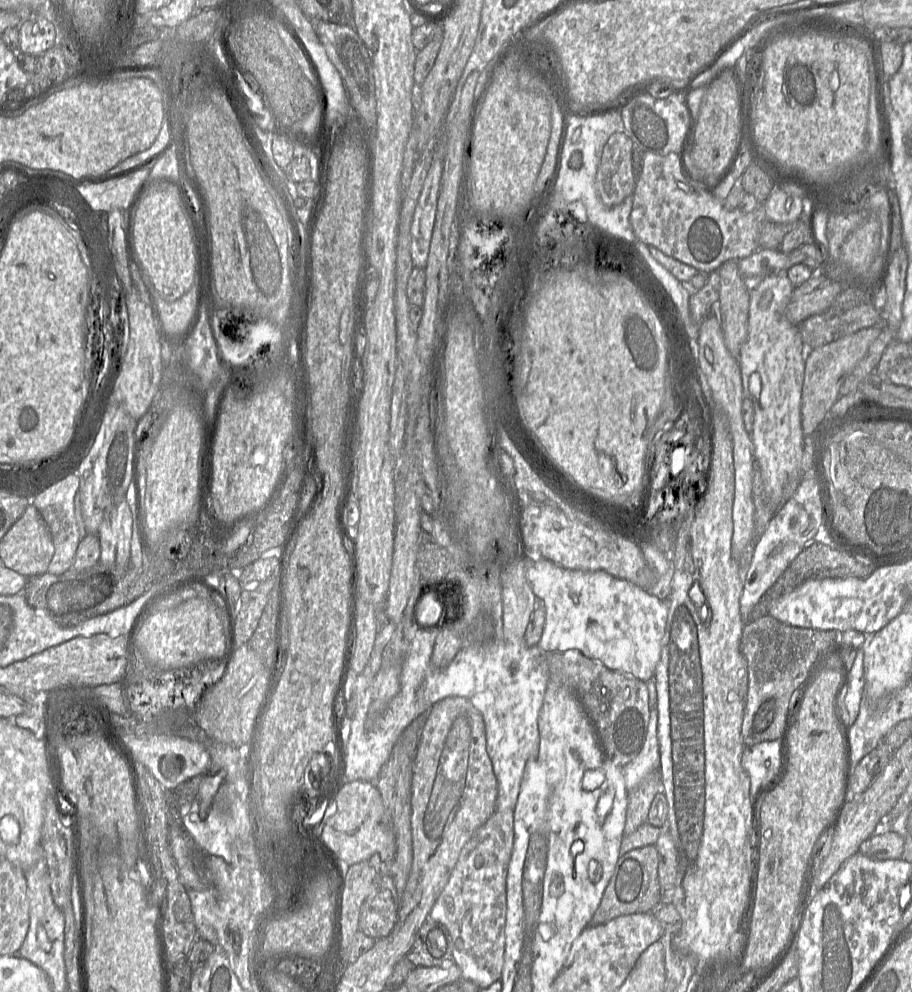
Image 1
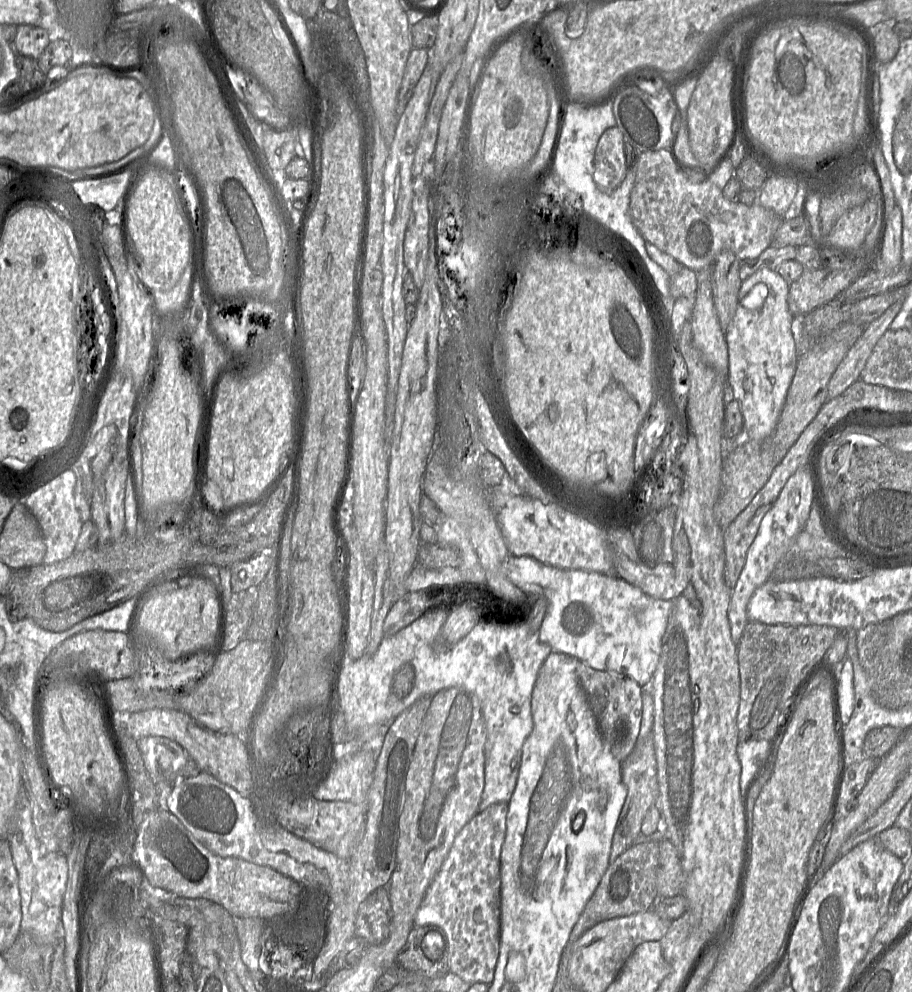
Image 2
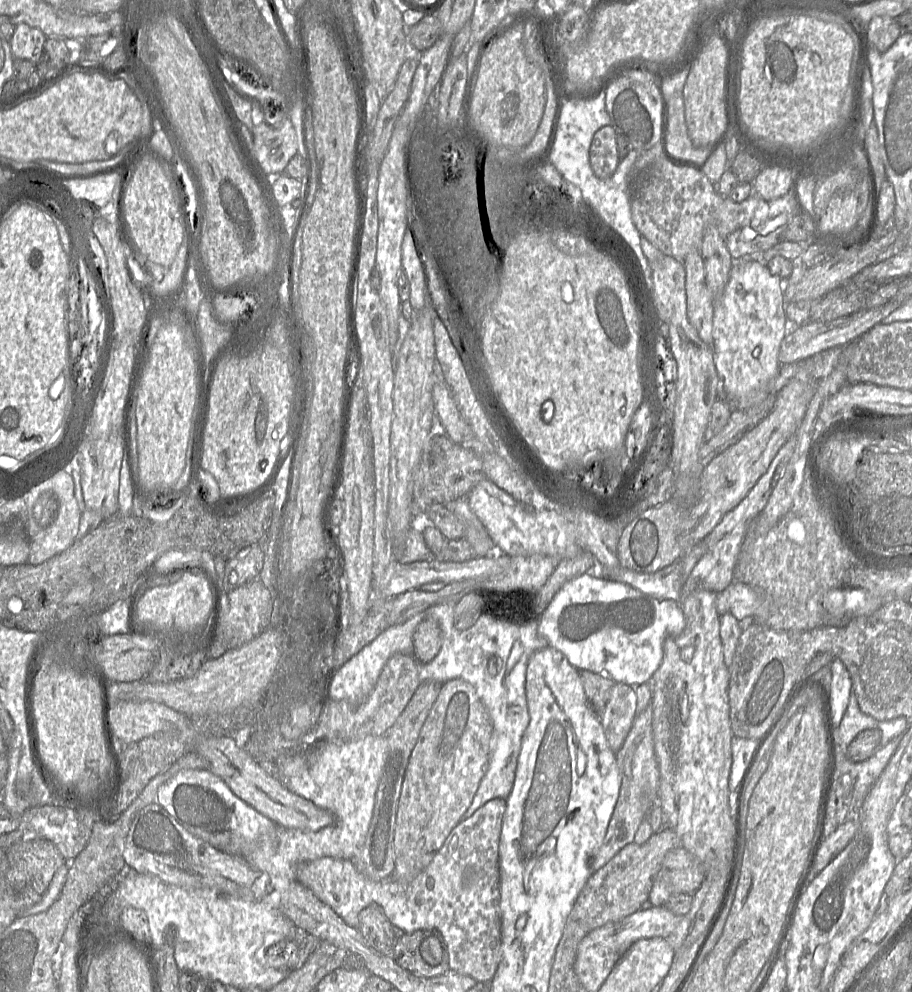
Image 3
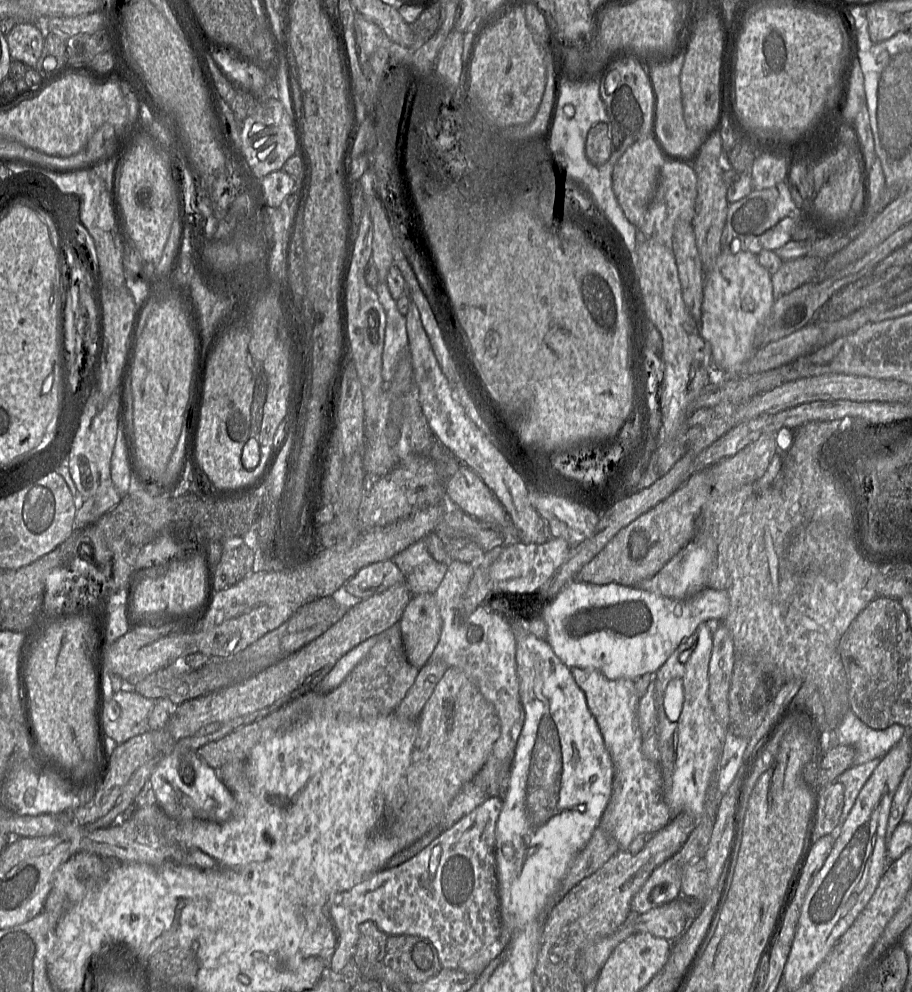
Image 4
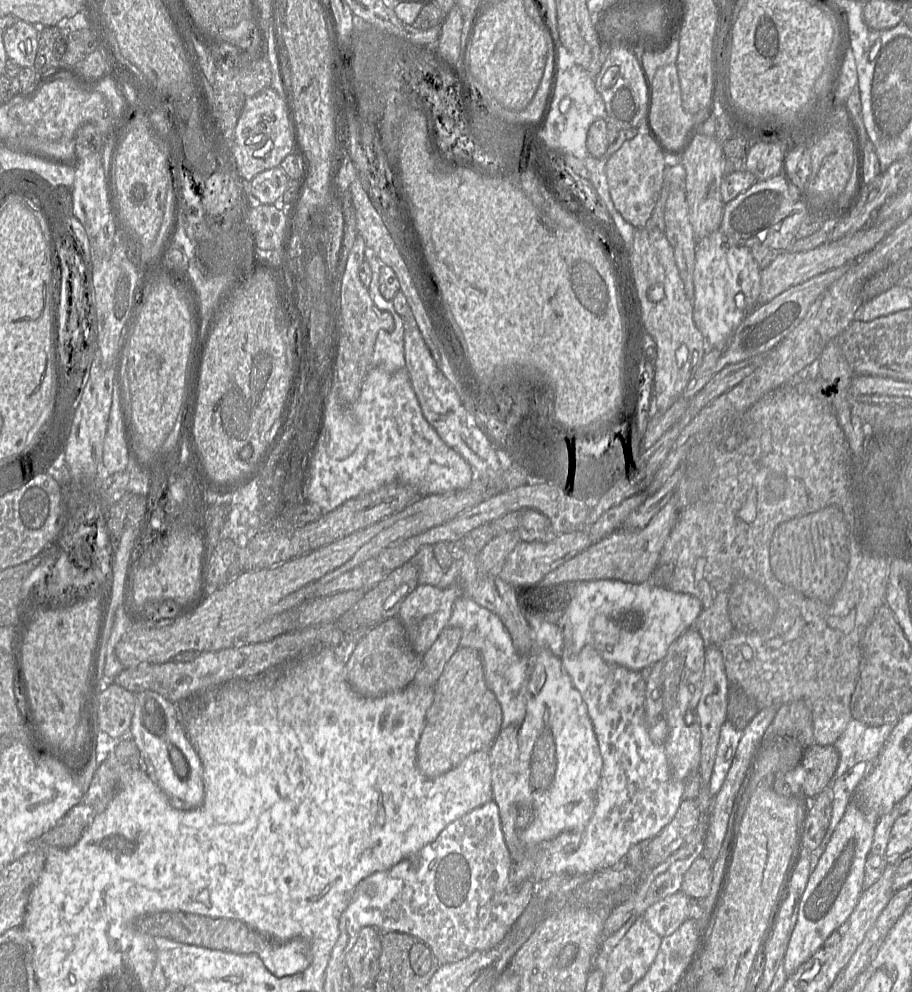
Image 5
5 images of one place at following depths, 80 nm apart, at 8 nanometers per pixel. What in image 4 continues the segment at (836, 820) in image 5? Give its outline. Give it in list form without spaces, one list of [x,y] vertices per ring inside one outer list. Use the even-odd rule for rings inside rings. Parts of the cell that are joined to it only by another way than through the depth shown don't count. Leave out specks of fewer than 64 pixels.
[[[874,759],[858,766],[852,766],[837,779],[844,786],[844,805],[841,814],[841,824],[850,813],[861,789],[868,781],[881,759]]]

